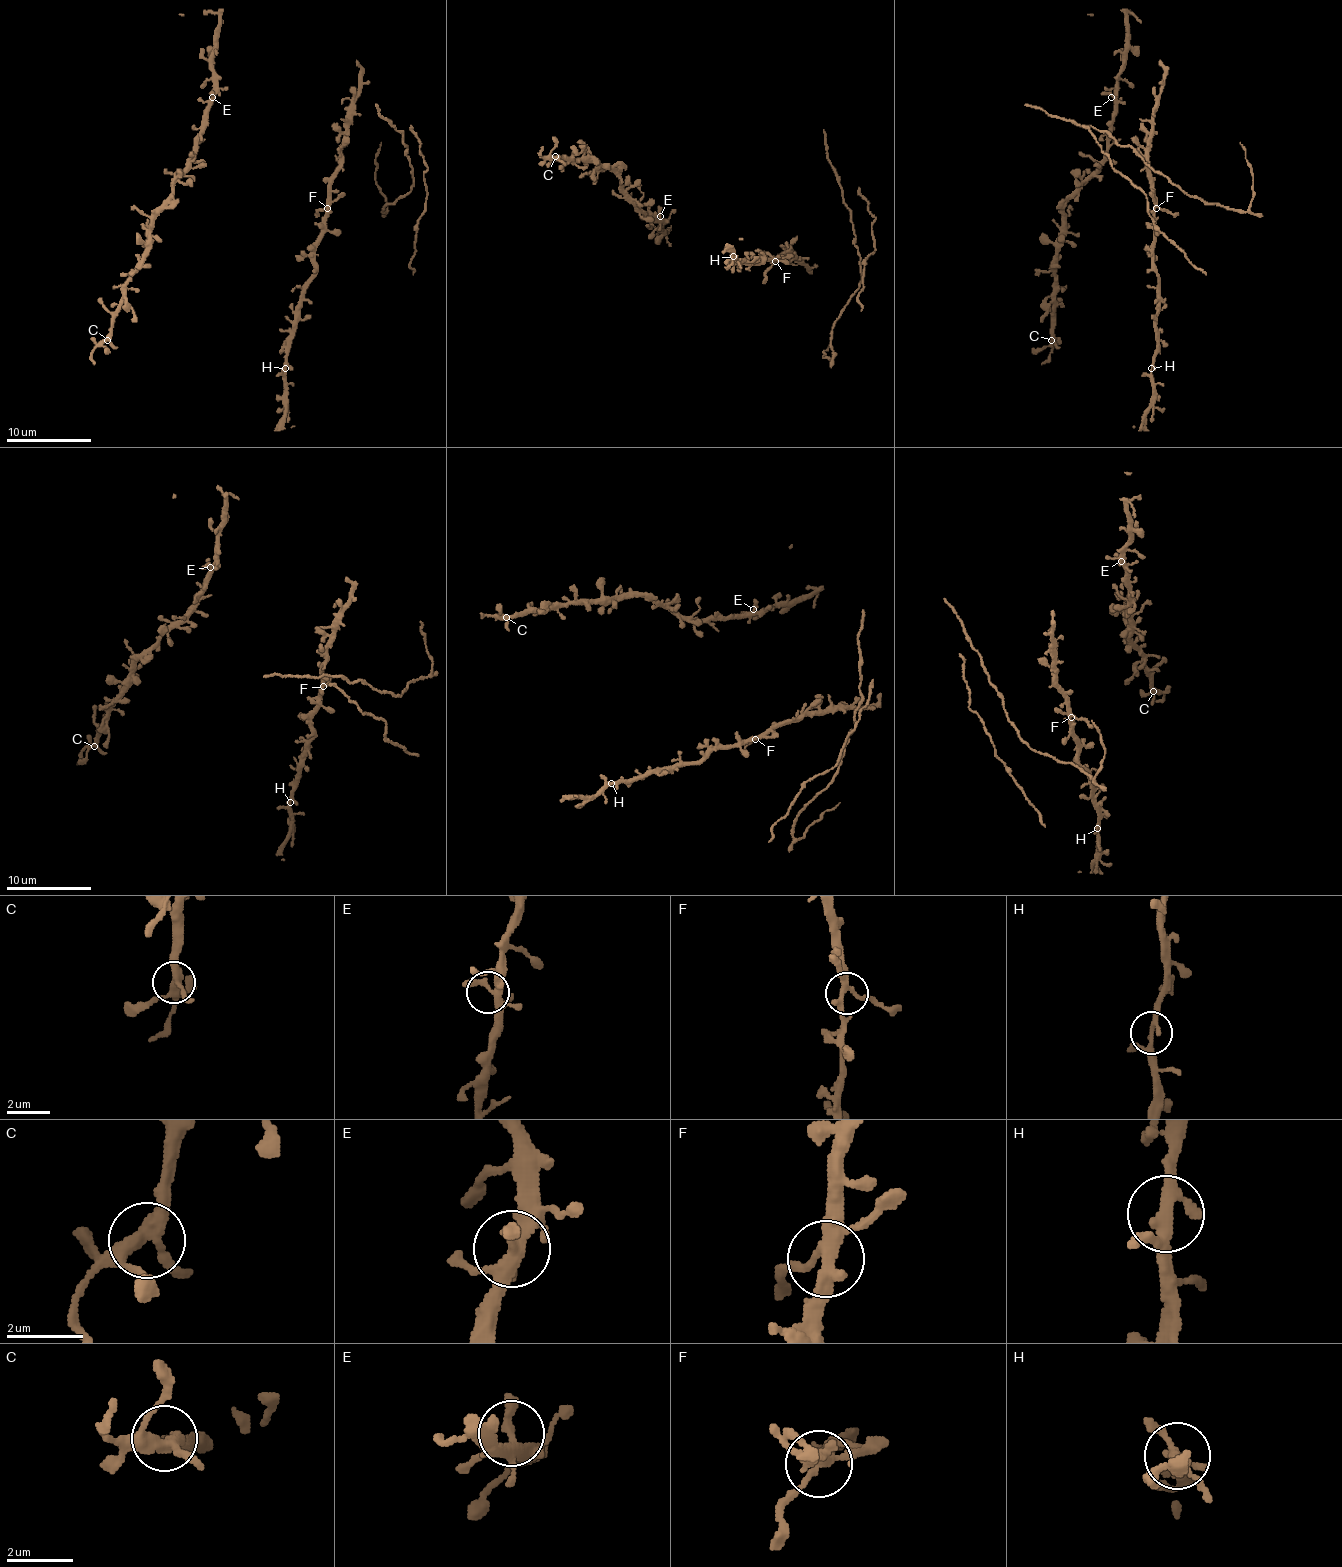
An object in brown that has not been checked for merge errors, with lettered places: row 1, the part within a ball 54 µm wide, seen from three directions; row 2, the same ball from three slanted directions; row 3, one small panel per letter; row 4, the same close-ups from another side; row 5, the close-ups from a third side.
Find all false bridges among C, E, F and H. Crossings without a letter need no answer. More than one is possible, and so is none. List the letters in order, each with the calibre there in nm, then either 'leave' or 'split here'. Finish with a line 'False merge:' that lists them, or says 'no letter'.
C: calibre 360 nm; leave
E: calibre 320 nm; leave
F: calibre 320 nm; leave
H: calibre 240 nm; leave
False merge: no letter

